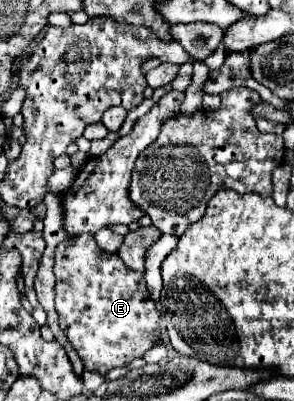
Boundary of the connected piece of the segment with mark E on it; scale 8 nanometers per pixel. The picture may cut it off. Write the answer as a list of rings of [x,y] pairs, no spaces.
[[[81,233],[77,237],[69,237],[67,241],[57,245],[55,277],[57,277],[55,309],[59,313],[59,327],[69,337],[71,345],[79,353],[87,371],[105,375],[113,367],[127,365],[133,359],[143,357],[147,349],[151,349],[157,341],[161,341],[161,327],[159,327],[161,313],[149,295],[145,277],[141,273],[135,273],[129,267],[125,267],[125,263],[117,255],[99,251],[91,233]]]

